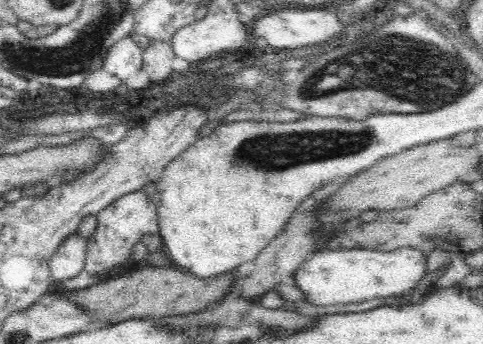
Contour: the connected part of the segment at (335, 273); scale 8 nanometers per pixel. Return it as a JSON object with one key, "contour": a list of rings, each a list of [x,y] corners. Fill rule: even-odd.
{"contour":[[[325,248],[312,253],[293,274],[295,285],[314,306],[356,304],[372,298],[408,295],[426,272],[426,260],[418,248],[380,252],[369,248]]]}

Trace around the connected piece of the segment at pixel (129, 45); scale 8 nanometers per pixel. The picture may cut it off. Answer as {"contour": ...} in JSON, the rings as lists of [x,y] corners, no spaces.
{"contour":[[[129,36],[111,46],[103,60],[104,70],[123,82],[140,68],[142,69],[142,65],[143,48],[140,48]]]}

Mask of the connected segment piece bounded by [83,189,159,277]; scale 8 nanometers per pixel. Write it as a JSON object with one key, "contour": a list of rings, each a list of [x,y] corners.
{"contour":[[[142,189],[129,192],[113,200],[110,206],[96,215],[98,224],[94,234],[87,240],[86,258],[83,269],[93,275],[117,274],[132,259],[132,248],[146,233],[159,234],[159,219],[156,203]]]}

